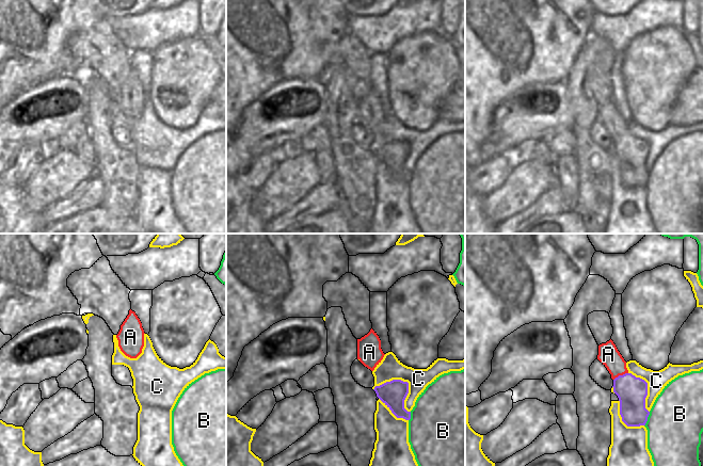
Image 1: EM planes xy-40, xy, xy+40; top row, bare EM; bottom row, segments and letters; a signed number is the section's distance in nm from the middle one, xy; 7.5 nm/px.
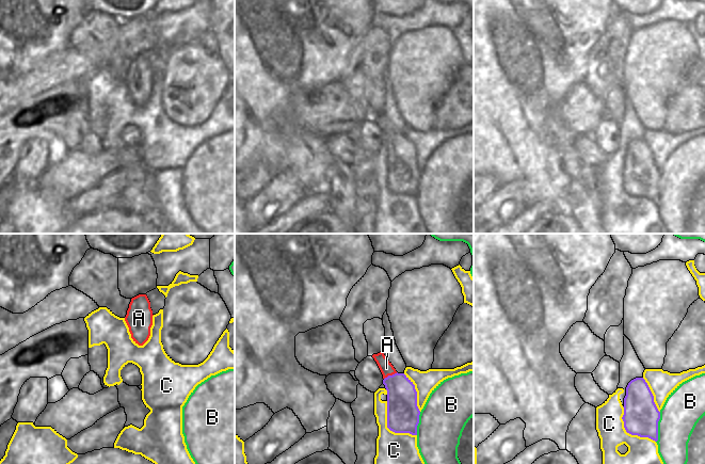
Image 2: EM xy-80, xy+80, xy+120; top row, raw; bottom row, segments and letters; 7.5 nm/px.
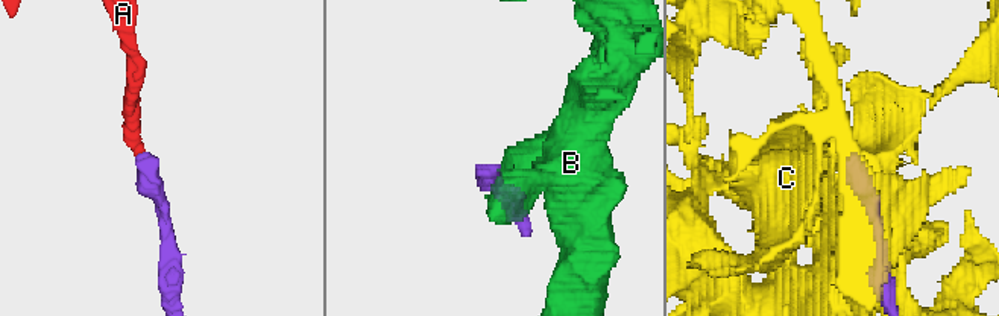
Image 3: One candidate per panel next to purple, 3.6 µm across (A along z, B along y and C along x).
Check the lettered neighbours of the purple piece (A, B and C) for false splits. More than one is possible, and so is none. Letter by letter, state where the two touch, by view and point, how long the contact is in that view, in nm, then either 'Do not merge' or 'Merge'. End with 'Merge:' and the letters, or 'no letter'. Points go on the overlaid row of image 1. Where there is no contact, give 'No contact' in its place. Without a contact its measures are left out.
A: Touches purple at xy+40 (620, 375). Shared border 130 nm. Merge
B: Touches purple at xy+40 (646, 419). Shared border 120 nm. Do not merge
C: Touches purple at xy (405, 382). Shared border 340 nm. Do not merge
Merge: A

